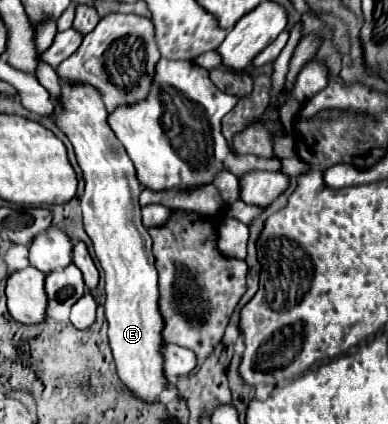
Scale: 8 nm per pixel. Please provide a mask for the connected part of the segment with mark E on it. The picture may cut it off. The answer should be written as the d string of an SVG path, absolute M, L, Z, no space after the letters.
M60 81L62 95L58 99L58 107L62 111L54 111L52 119L56 127L70 139L76 151L78 165L82 169L86 191L82 197L82 213L84 213L84 229L88 237L92 239L94 253L106 273L106 319L108 319L108 337L110 347L114 353L118 377L124 381L124 385L140 399L144 401L158 401L162 391L166 389L166 377L162 371L162 355L160 355L160 331L162 331L162 317L158 311L158 275L154 269L152 259L152 239L142 225L140 219L140 205L138 197L142 193L142 187L136 179L134 165L130 157L126 155L122 143L116 139L114 131L108 125L108 111L102 103L102 95L96 87L90 87L86 83L64 83Z

